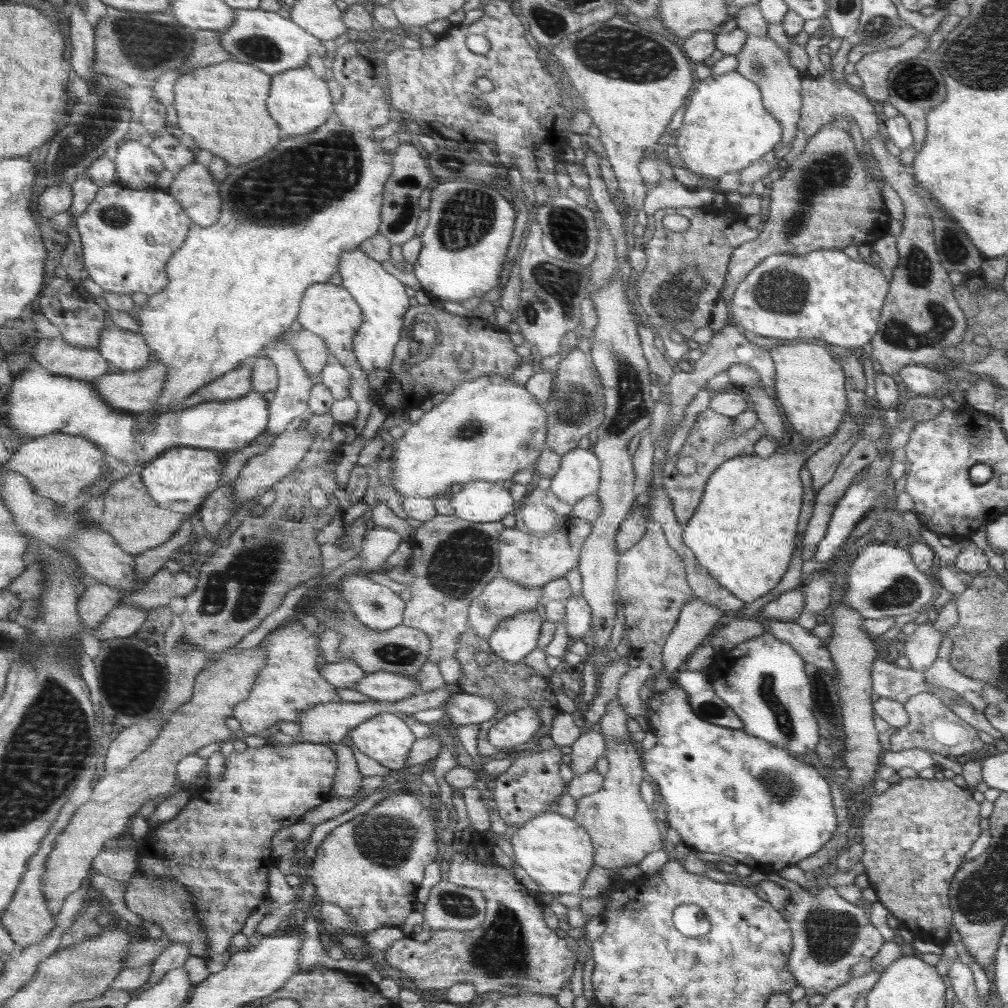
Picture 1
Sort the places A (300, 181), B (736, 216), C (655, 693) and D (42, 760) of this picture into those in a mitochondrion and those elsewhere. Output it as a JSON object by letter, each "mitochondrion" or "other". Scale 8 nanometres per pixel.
{"A":"mitochondrion","B":"other","C":"other","D":"mitochondrion"}

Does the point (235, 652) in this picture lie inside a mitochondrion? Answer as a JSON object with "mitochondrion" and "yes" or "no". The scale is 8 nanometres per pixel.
{"mitochondrion":"no"}

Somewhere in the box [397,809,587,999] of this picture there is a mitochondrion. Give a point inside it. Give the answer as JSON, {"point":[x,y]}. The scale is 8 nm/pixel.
{"point":[501,952]}

